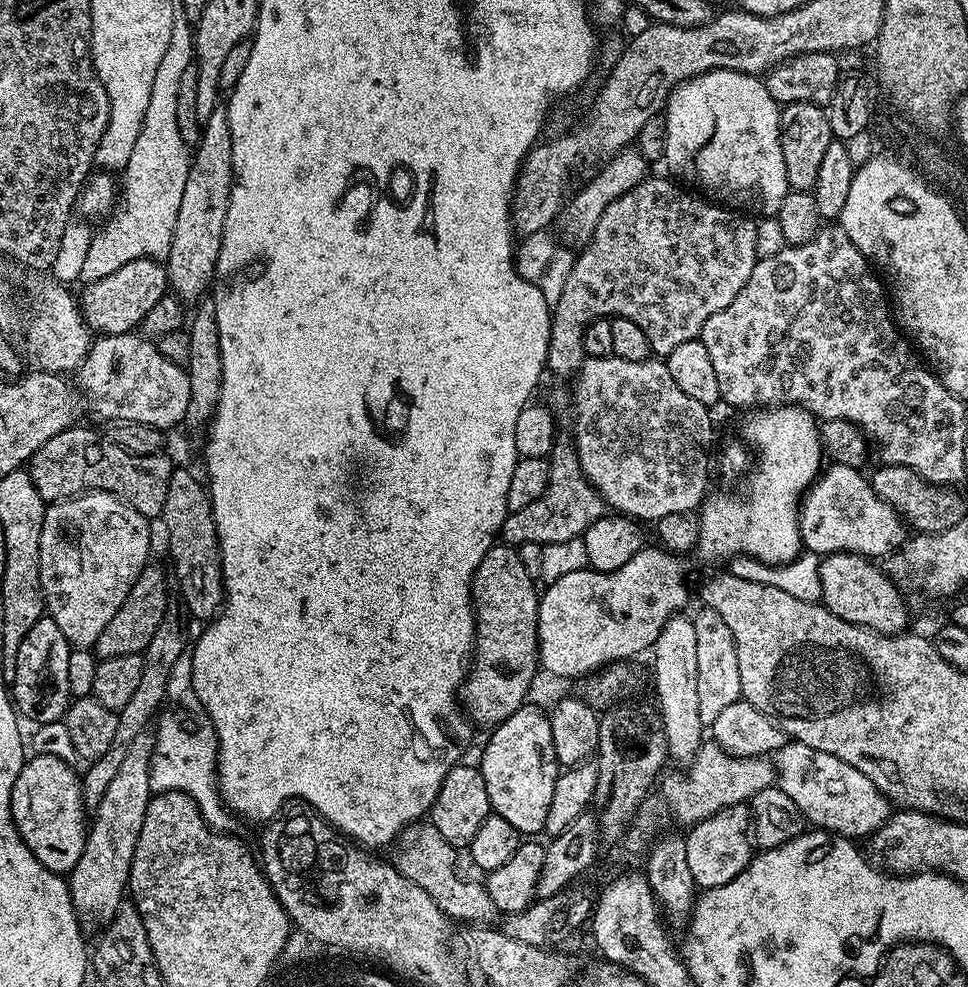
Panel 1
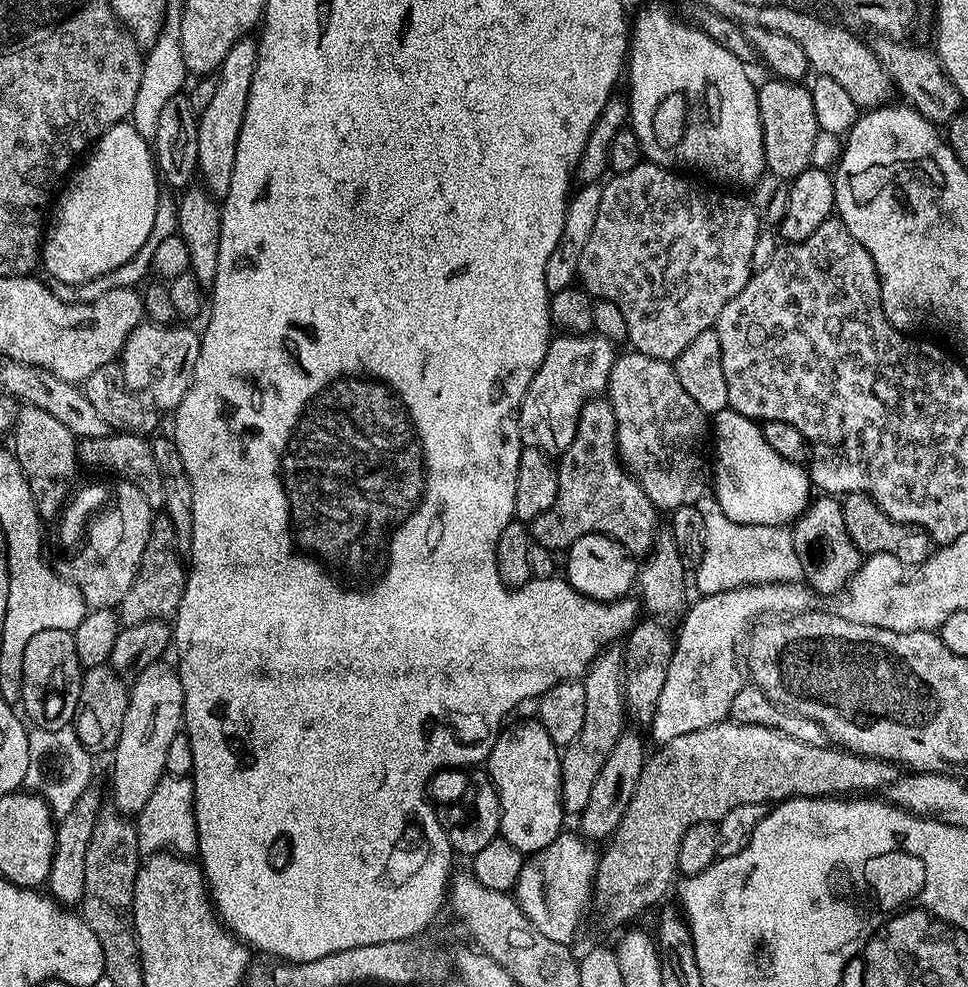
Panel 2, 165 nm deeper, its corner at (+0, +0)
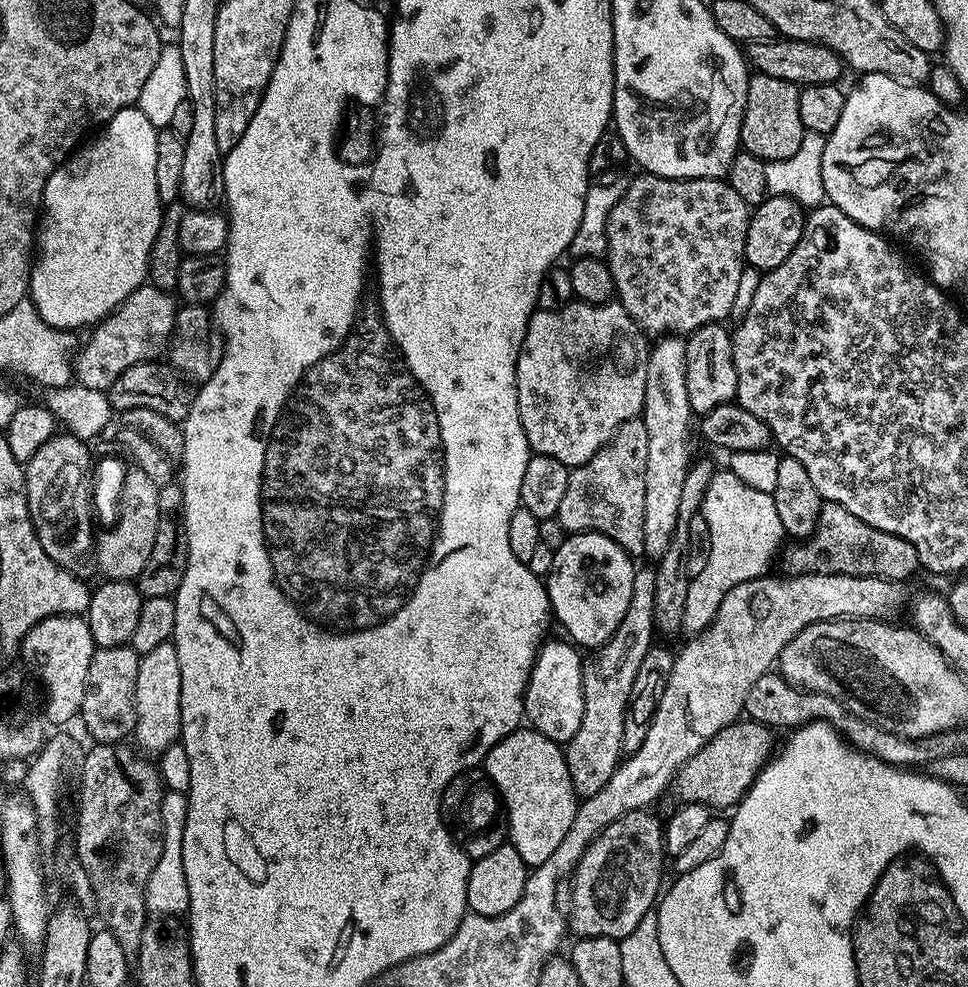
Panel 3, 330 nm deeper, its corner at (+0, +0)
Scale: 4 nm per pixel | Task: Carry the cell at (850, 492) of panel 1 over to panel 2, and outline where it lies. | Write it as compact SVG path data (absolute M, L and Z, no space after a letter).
M726 407L711 417L710 440L716 443L714 495L730 522L788 526L808 507L814 485L808 479L807 471L801 465L774 454L770 442L766 442L763 427L757 421Z

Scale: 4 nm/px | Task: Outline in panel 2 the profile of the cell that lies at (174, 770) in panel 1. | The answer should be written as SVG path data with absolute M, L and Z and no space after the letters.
M166 774L154 786L146 806L135 821L138 850L141 857L147 858L157 852L169 851L177 856L192 858L196 851L196 815L194 814L194 786L187 775L172 776Z

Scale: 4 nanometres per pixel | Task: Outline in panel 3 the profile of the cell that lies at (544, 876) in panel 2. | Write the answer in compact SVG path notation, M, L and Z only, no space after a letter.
M639 808L630 814L622 814L606 830L602 830L600 836L595 836L588 843L587 850L576 864L570 877L572 884L572 909L566 912L566 924L569 929L576 931L577 937L605 936L611 940L622 941L647 912L653 911L658 897L662 892L660 879L664 876L664 860L666 861L666 849L664 846L664 824L662 820L648 808Z

